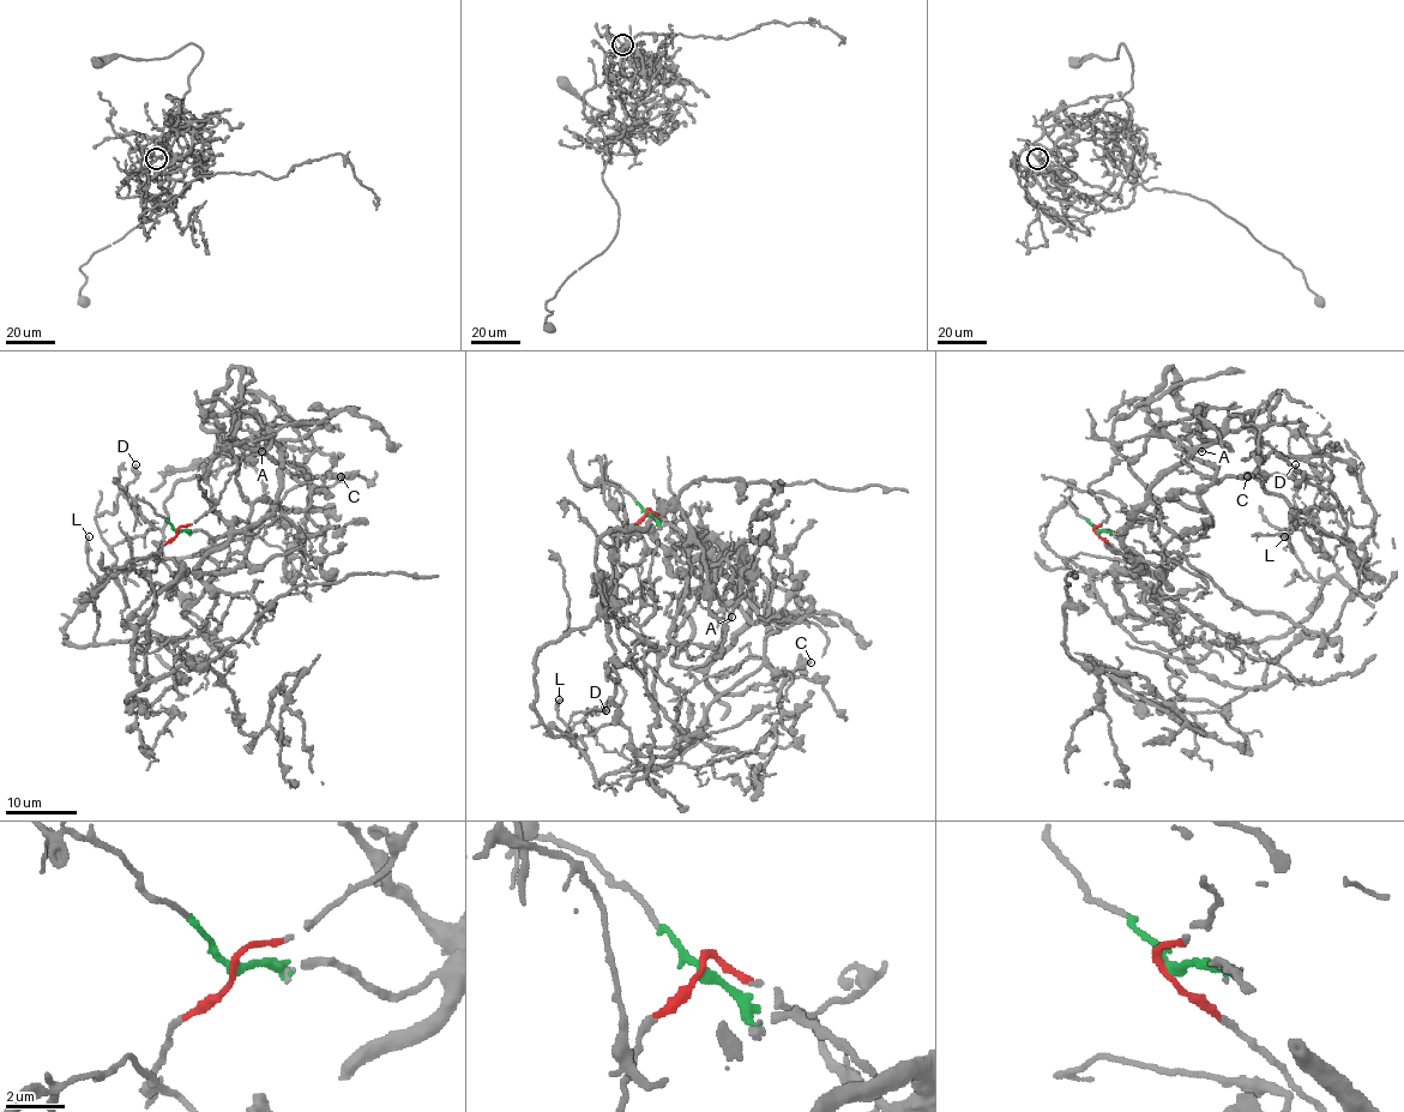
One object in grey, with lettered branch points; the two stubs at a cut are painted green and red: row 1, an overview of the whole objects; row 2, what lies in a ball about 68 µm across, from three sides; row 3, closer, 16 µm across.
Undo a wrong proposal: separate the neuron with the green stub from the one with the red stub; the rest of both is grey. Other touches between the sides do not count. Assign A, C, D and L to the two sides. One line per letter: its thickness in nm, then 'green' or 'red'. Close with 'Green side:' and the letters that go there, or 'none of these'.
A: calibre 140 nm; green
C: calibre 460 nm; green
D: calibre 360 nm; red
L: calibre 160 nm; red
Green side: A, C

